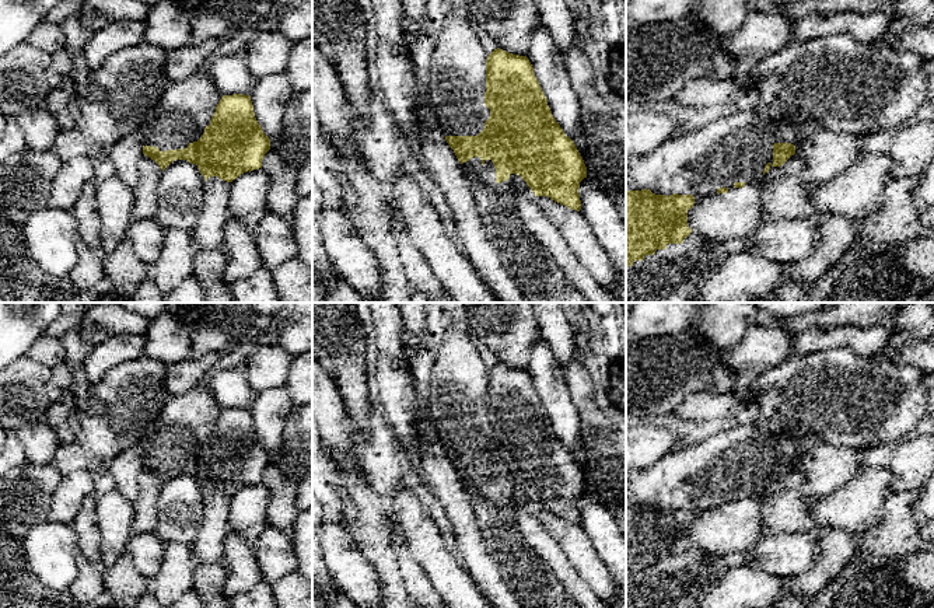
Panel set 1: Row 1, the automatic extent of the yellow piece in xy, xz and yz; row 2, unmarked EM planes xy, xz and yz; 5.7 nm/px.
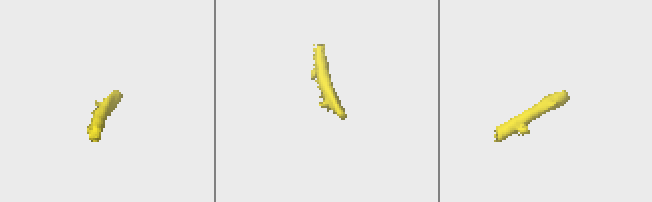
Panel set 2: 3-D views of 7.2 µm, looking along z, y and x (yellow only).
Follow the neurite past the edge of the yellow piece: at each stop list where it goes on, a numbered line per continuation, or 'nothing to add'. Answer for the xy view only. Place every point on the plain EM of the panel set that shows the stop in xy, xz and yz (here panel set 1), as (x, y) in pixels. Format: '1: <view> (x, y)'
nothing to add

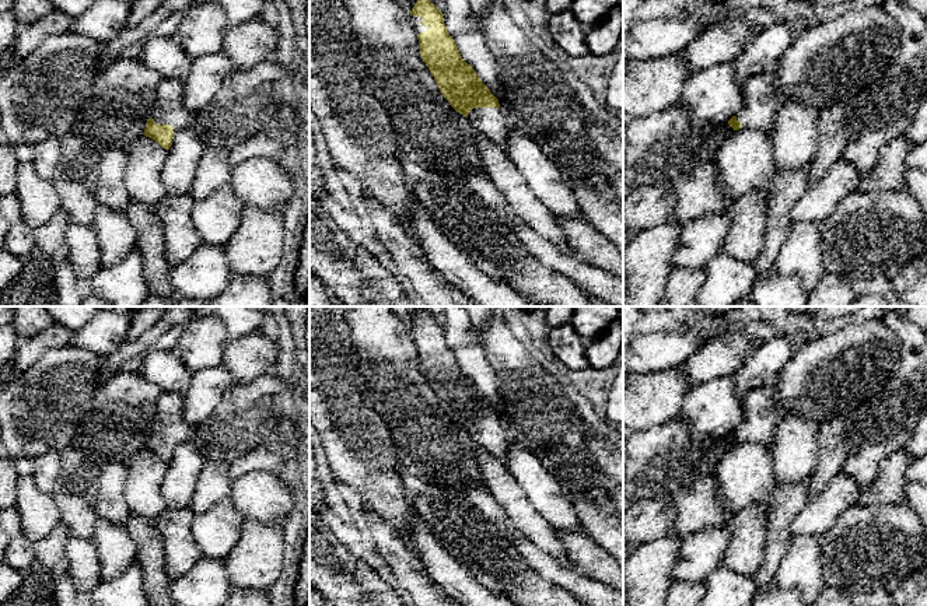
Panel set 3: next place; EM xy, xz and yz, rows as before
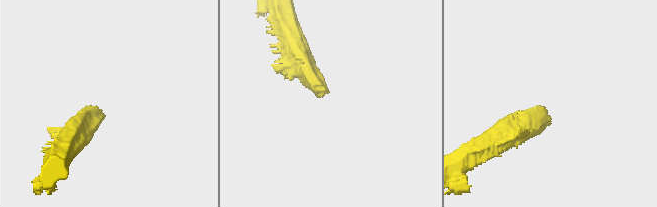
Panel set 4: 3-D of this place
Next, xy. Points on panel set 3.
1: xy (168, 421)

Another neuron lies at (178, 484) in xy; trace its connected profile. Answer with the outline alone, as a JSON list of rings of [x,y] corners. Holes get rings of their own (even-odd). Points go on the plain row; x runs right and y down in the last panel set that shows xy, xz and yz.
[[[190,442],[176,446],[161,484],[168,509],[190,505],[196,481],[206,463],[207,459]]]

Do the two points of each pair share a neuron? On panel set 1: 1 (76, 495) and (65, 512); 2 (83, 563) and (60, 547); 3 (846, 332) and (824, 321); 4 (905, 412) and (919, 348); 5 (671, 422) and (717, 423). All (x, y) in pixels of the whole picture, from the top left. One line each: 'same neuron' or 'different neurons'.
1: same neuron
2: different neurons
3: different neurons
4: different neurons
5: same neuron

